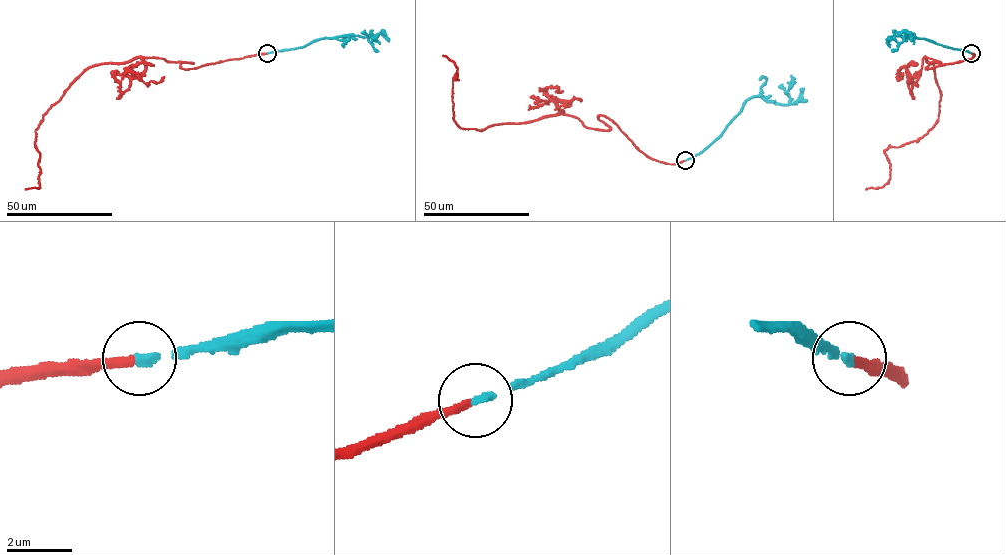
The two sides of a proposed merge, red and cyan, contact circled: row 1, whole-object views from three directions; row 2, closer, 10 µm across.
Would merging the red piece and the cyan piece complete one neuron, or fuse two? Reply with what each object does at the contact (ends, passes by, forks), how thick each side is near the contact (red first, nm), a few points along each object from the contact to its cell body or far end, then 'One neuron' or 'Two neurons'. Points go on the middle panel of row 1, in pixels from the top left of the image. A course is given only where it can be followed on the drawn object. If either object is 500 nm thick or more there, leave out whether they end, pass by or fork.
At the ring red ends. At the ring cyan ends. Thickness 260 nm (red) against 200 nm. Course of red: (684, 160), (647, 157), (600, 115), (607, 130), (562, 114), (460, 128), (453, 119), (457, 68), (442, 55). Course of cyan: (685, 160), (705, 150), (748, 100), (761, 97), (787, 104), (789, 95), (786, 93), (791, 83), (791, 75). One neuron

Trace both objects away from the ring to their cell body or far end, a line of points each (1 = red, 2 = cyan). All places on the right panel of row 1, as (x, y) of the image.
1: (971, 53), (926, 69), (940, 62), (924, 57), (940, 93), (938, 121), (889, 147), (890, 179), (866, 189)
2: (971, 53), (906, 34), (900, 43), (885, 39)

